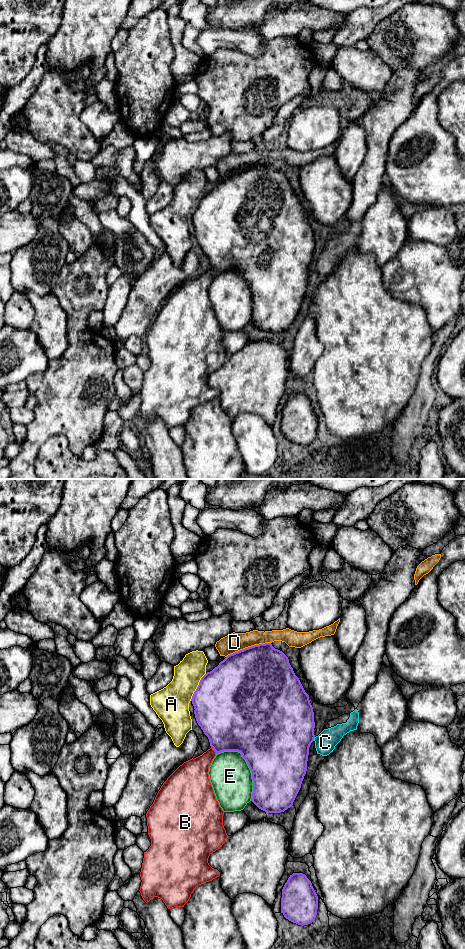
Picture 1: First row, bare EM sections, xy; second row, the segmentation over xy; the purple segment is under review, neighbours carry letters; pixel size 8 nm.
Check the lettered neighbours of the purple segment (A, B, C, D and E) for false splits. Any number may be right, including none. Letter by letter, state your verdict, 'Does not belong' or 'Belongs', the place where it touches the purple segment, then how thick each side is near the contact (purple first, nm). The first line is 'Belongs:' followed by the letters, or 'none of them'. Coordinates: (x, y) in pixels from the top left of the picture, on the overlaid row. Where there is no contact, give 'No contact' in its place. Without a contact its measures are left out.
Belongs: E
A: Does not belong. Touches purple at xy (197, 687). Thickness 500 nm (purple) against 280 nm
B: Does not belong. Touches purple at xy (213, 749). Thickness 440 nm (purple) against 220 nm
C: Does not belong. Touches purple at xy (313, 739). Thickness 480 nm (purple) against 170 nm
D: Does not belong. Touches purple at xy (248, 647). Thickness 500 nm (purple) against 160 nm
E: Belongs. Touches purple at xy (248, 765). Thickness 500 nm (purple) against 340 nm

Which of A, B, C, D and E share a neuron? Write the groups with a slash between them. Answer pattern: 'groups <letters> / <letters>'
groups A / B / C / D / E

